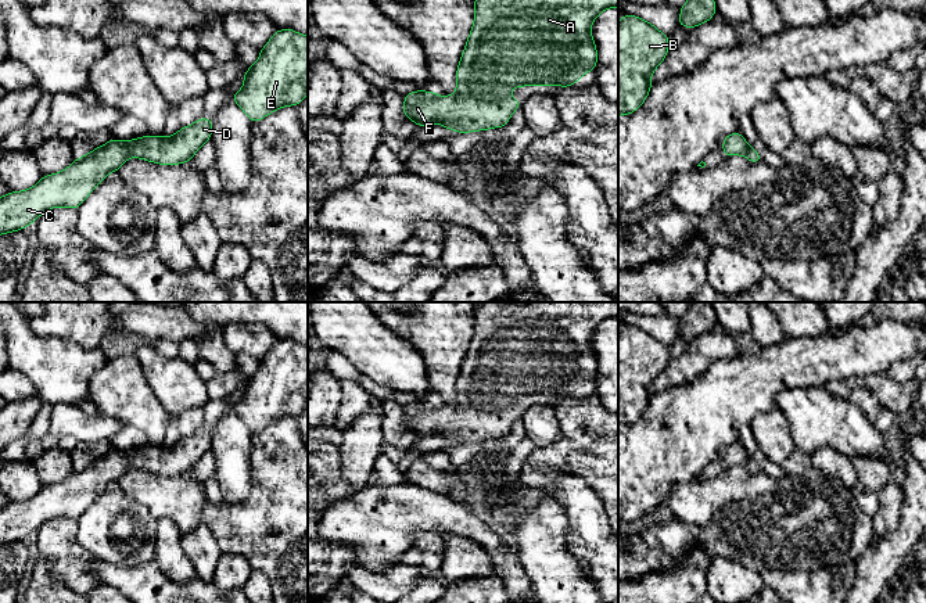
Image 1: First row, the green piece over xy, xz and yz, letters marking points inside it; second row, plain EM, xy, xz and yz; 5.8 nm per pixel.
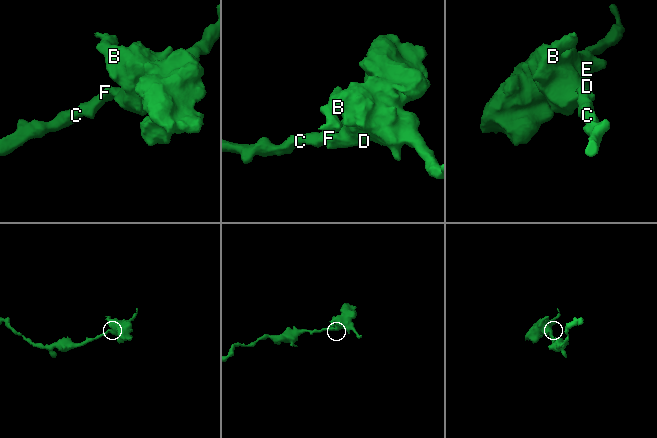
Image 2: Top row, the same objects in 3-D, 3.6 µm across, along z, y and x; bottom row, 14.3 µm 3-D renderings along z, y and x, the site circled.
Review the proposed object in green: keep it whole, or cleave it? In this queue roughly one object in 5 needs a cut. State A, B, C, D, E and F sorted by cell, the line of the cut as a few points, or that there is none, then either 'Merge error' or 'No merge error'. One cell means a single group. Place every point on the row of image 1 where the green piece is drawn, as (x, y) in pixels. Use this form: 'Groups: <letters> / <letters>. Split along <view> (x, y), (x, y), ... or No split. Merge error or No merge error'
Groups: A B C D E F. No split. No merge error

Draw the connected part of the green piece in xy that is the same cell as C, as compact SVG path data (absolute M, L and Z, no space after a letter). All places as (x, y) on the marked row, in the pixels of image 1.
M200 118L173 136L148 134L122 141L112 137L91 152L76 158L58 173L42 176L36 186L0 197L0 236L24 230L51 208L76 209L111 172L130 158L158 165L190 162L198 148L212 137L212 119Z

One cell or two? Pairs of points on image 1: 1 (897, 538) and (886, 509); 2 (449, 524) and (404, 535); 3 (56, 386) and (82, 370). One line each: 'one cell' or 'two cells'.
1: two cells
2: one cell
3: one cell

